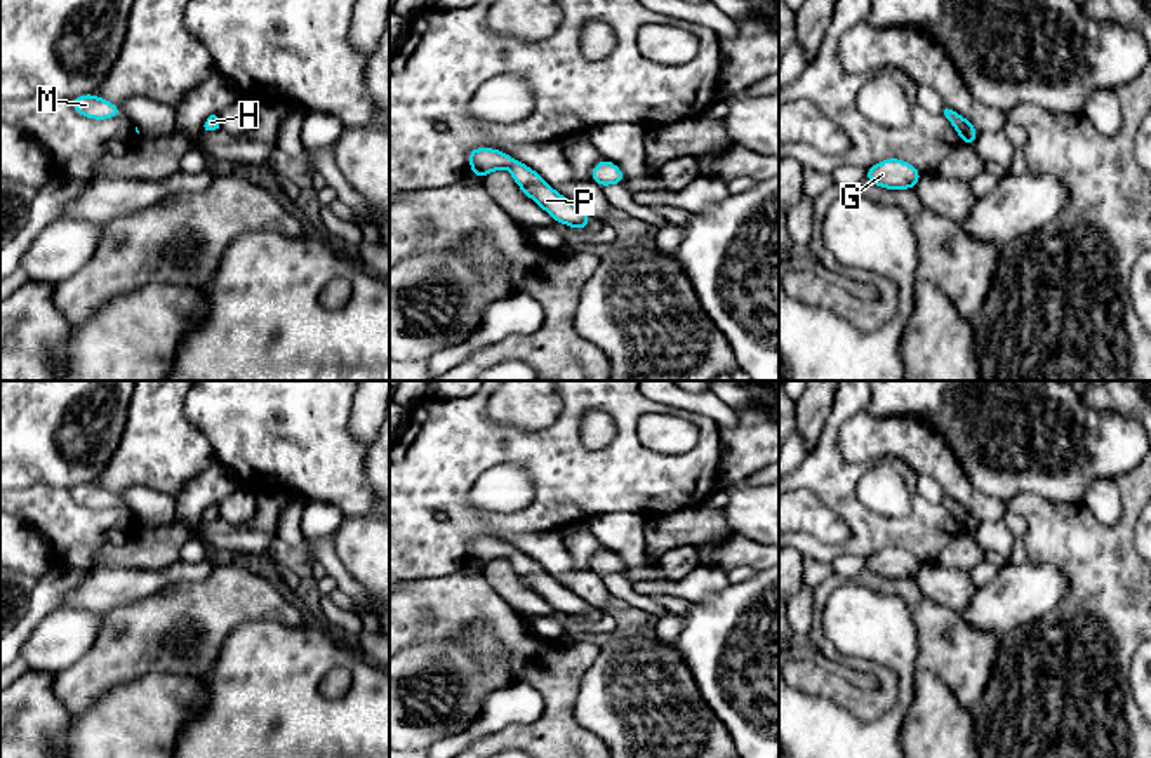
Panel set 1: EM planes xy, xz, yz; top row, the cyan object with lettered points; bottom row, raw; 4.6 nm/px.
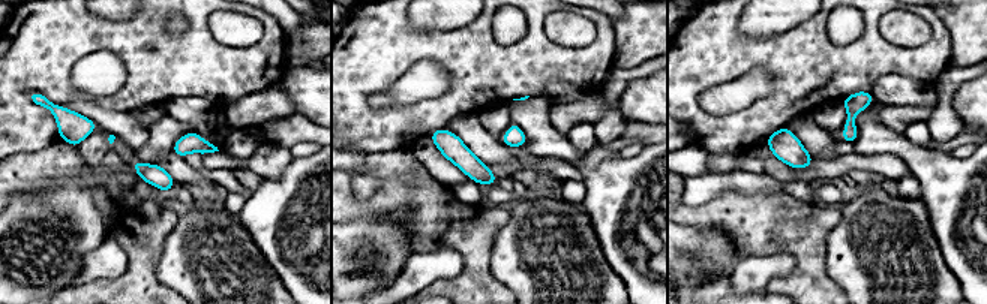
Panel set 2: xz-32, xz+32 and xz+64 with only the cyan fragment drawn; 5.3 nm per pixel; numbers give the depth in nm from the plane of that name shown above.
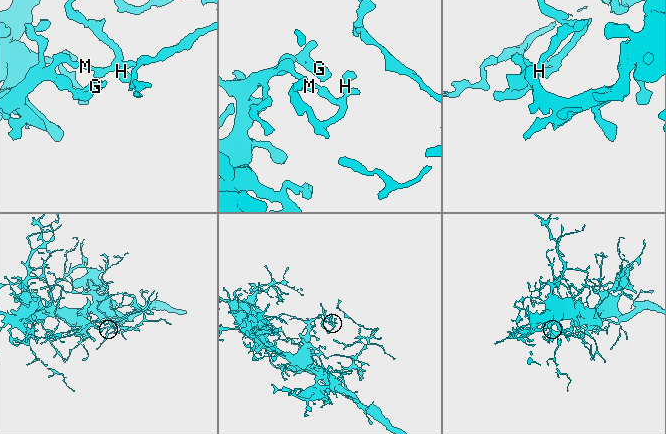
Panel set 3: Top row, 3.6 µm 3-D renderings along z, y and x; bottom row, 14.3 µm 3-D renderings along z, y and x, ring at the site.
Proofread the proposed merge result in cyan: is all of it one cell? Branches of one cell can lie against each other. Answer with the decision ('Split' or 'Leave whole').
Leave whole

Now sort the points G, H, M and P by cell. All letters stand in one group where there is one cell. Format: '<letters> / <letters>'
G H M P

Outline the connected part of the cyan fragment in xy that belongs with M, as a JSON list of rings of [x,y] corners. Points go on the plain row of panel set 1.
[[[83,483],[70,489],[71,497],[87,508],[92,509],[106,509],[123,506],[120,495],[111,494],[110,490],[96,485],[96,483]]]

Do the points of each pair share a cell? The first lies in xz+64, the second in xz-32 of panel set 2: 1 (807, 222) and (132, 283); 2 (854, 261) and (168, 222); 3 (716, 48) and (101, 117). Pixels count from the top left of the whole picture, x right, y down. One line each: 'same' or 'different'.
1: same
2: different
3: different

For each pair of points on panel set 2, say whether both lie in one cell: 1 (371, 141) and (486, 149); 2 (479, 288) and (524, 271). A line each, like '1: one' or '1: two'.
1: two
2: two

